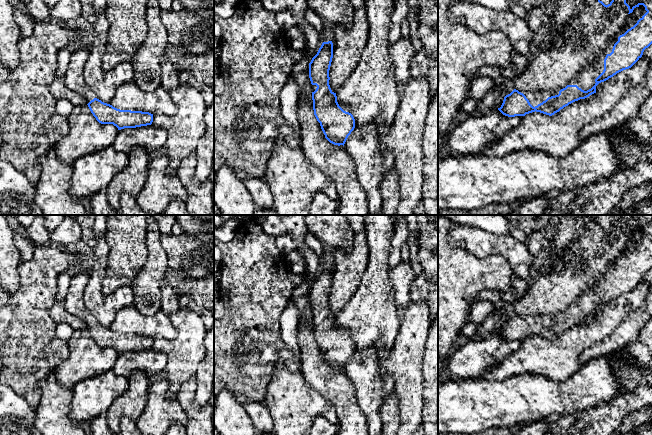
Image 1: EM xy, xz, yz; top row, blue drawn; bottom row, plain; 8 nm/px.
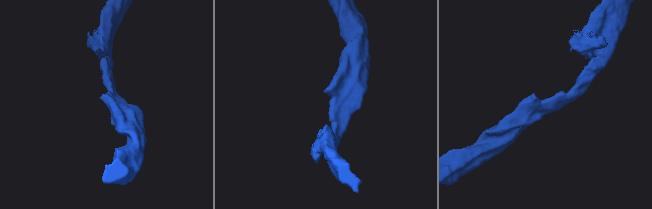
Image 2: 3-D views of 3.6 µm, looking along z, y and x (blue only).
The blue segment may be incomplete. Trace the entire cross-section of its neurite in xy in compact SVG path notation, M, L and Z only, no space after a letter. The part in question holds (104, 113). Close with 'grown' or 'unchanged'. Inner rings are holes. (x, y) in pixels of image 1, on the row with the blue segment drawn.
M80 47L72 54L64 76L65 86L86 100L91 113L101 124L113 124L118 130L151 125L153 114L142 111L120 110L94 96L84 79L84 66L89 53L90 50L87 47Z; grown

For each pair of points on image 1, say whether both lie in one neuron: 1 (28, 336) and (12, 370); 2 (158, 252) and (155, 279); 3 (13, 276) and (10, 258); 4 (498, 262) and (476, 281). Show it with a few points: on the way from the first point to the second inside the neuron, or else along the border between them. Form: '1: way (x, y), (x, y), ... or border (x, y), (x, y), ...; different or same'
1: way (28, 344), (28, 354), (20, 362); same
2: way (157, 259), (155, 272); same
3: way (10, 272), (10, 262); same
4: way (493, 267), (481, 277); same

